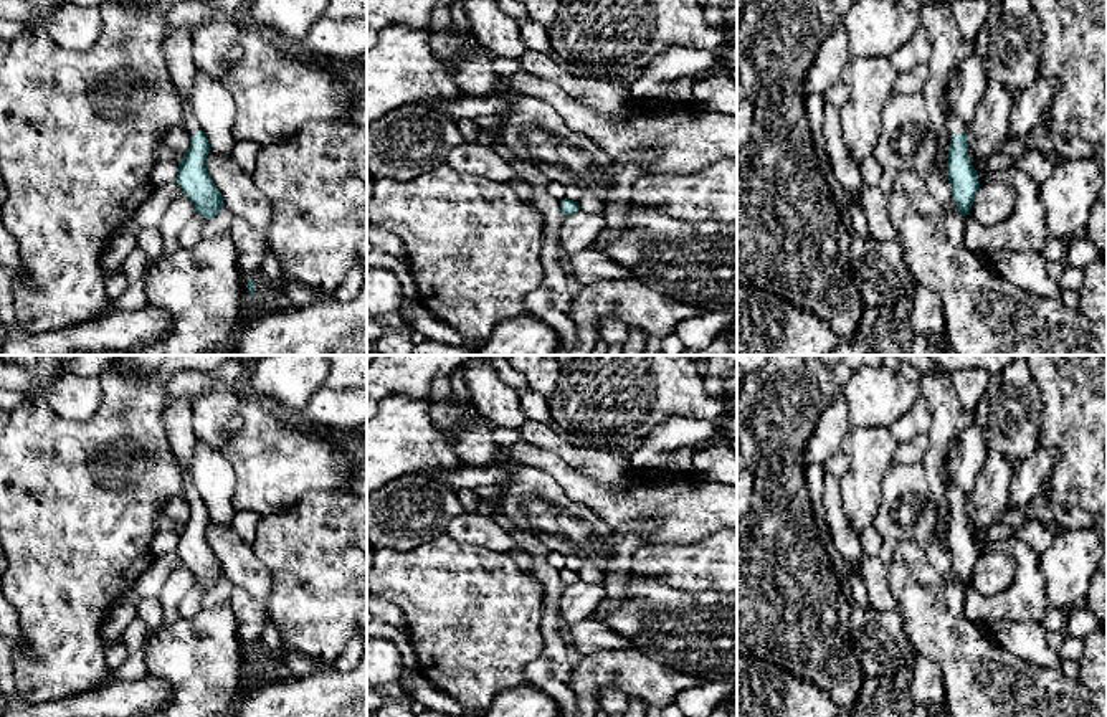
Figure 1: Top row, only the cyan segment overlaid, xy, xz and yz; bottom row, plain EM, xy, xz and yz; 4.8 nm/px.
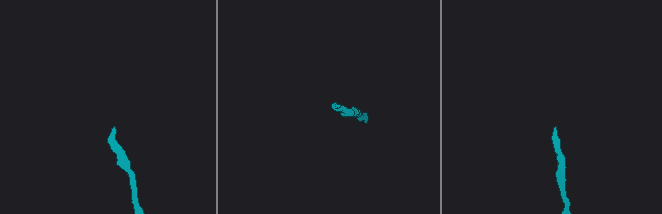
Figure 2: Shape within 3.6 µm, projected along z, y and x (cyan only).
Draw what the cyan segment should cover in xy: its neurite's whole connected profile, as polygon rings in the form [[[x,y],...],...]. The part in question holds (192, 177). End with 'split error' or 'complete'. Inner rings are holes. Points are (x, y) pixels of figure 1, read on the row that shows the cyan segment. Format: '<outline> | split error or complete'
[[[188,30],[165,33],[162,38],[162,51],[170,83],[182,106],[182,126],[192,140],[190,149],[183,154],[183,160],[178,164],[175,182],[182,193],[193,203],[195,213],[200,213],[205,220],[211,220],[225,203],[207,173],[205,160],[210,152],[210,144],[190,104],[193,78],[197,74],[192,56],[192,33]]] | split error

